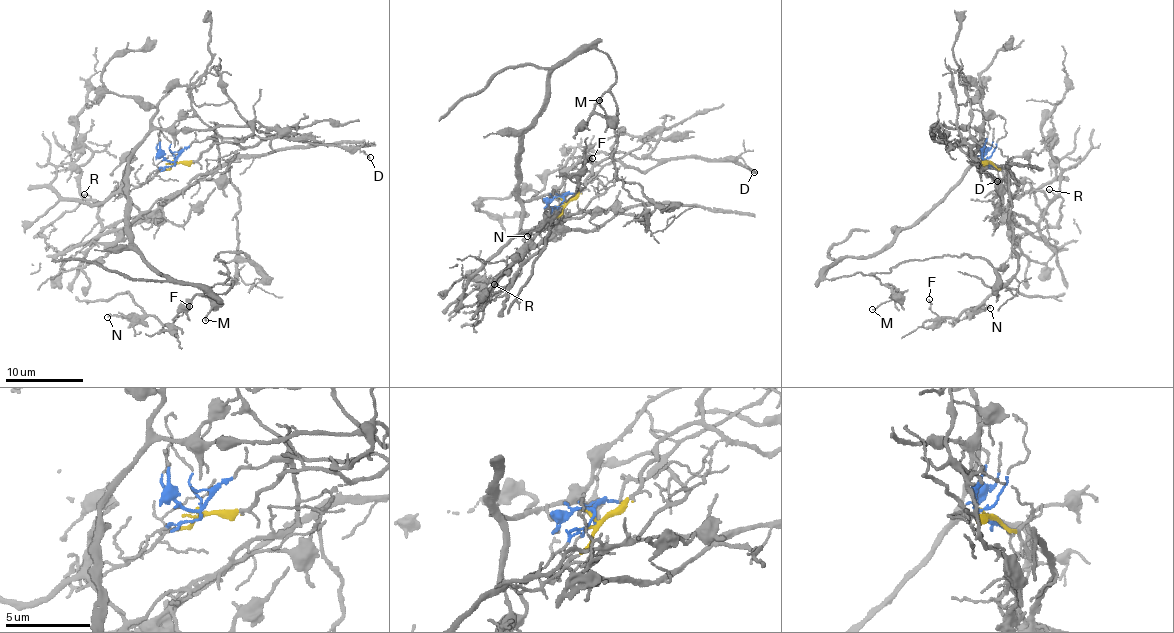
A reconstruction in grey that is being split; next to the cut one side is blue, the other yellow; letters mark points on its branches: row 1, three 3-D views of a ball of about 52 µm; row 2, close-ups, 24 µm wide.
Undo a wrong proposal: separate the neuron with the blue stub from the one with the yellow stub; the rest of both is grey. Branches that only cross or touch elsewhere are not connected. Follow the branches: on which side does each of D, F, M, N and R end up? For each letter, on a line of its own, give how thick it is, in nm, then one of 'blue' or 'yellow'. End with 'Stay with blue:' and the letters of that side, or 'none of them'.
D: calibre 100 nm; yellow
F: calibre 120 nm; blue
M: calibre 120 nm; blue
N: calibre 140 nm; blue
R: calibre 140 nm; blue
Stay with blue: F, M, N, R

